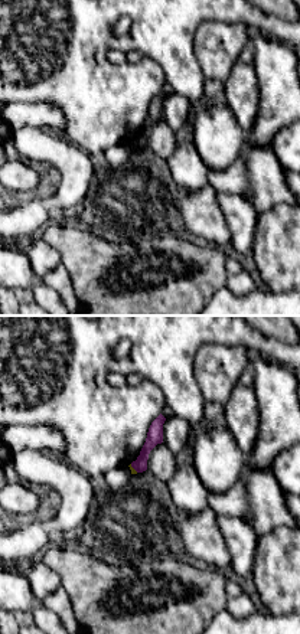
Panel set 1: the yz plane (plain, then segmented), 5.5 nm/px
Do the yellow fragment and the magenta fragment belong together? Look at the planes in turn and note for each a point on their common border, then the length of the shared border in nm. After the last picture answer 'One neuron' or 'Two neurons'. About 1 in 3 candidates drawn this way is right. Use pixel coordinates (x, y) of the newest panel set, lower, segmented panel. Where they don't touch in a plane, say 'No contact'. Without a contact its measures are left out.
Touches yellow at (133, 469). Shared border 60 nm

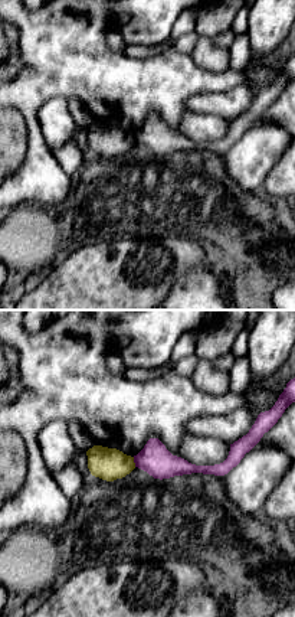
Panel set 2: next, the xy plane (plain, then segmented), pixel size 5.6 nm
Touches yellow at (133, 462). Shared border 60 nm

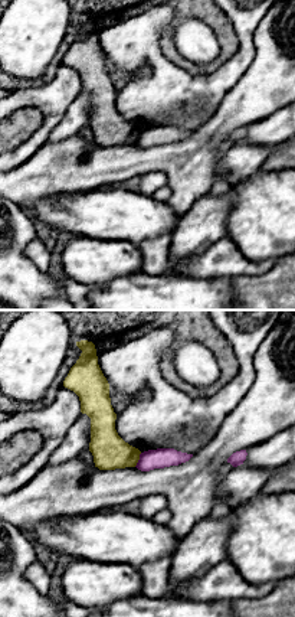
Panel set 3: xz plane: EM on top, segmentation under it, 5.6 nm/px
Touches yellow at (138, 459). Shared border 90 nm

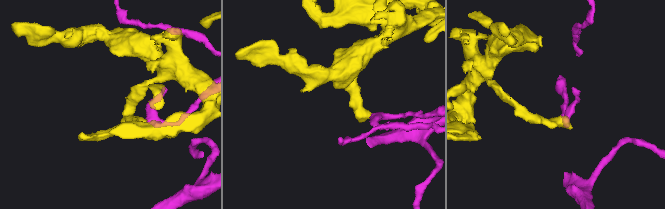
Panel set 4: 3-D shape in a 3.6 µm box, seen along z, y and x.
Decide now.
Two neurons

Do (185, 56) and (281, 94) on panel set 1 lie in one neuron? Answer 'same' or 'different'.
different

